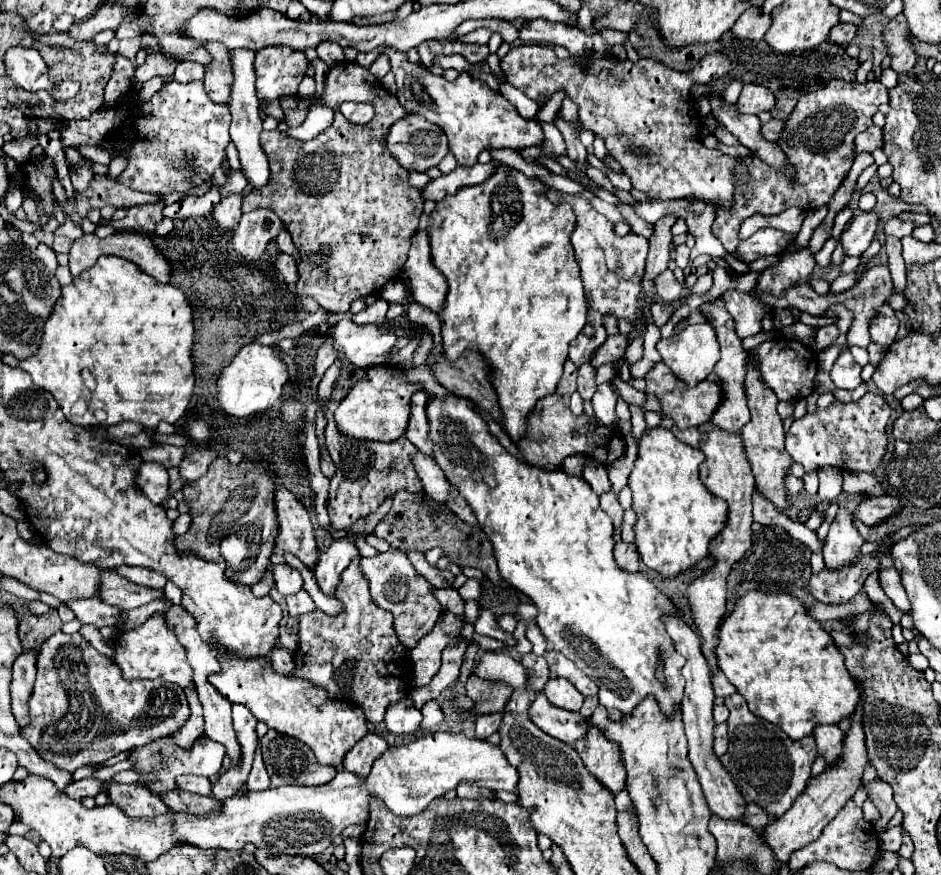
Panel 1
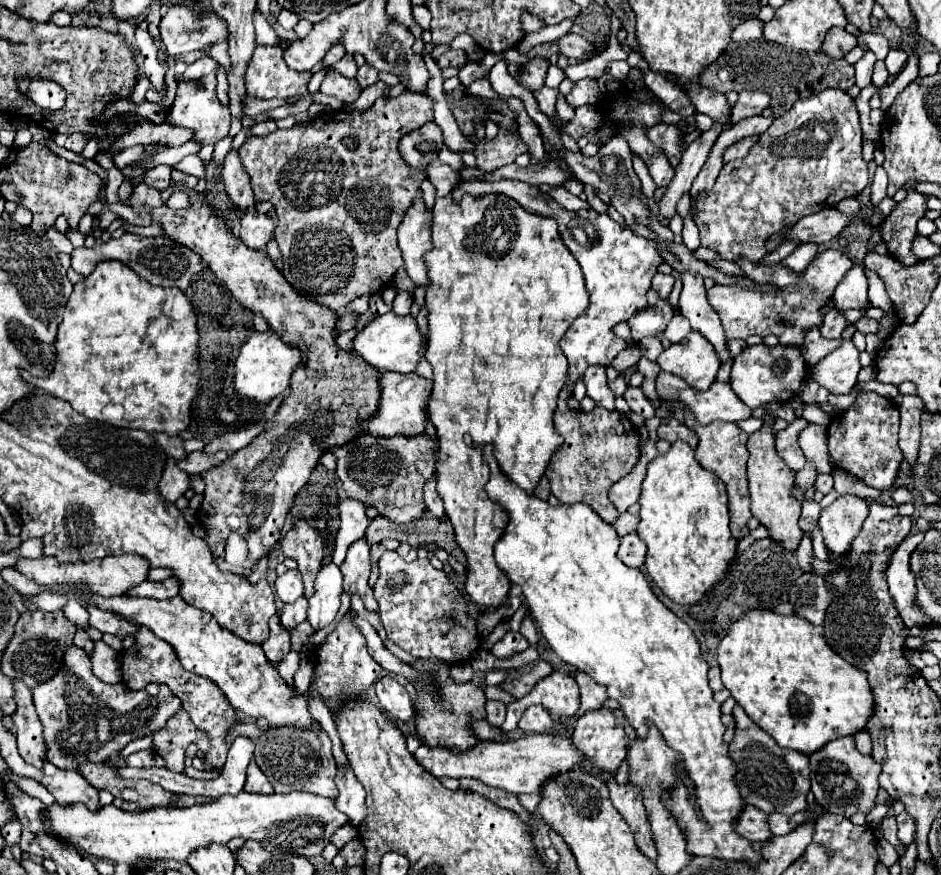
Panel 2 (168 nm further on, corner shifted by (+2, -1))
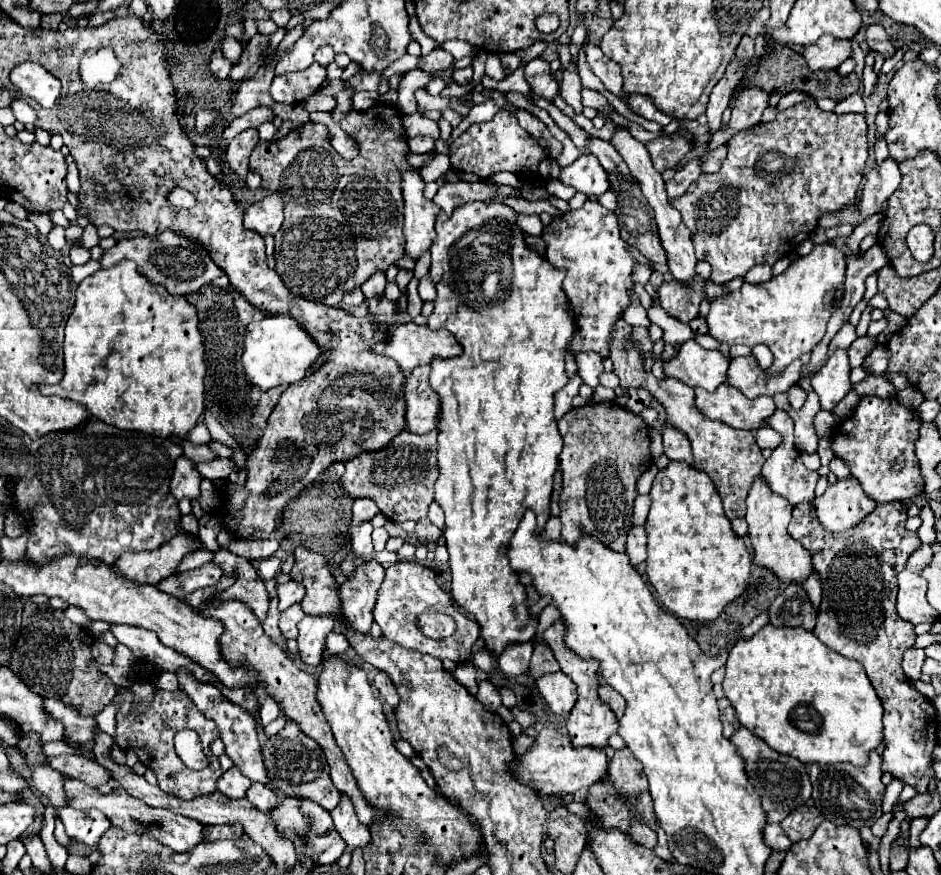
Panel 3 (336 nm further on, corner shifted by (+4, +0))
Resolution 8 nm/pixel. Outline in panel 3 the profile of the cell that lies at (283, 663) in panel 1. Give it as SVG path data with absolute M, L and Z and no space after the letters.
M272 596L272 598L270 598L268 616L266 616L266 620L262 622L262 626L264 626L264 632L266 632L266 634L268 634L272 640L278 640L278 638L280 638L278 618L280 618L280 612L278 612L278 598L276 598L276 596Z

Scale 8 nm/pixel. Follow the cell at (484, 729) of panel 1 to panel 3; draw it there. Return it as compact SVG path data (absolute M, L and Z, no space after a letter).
M488 680L478 682L478 694L476 694L476 698L478 698L478 700L482 702L482 706L484 706L486 710L490 710L490 712L496 712L496 710L502 706L502 698L500 698L498 688L496 688L492 682L488 682Z

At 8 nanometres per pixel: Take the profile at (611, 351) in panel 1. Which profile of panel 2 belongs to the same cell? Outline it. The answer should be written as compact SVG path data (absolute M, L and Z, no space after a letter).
M658 301L654 307L646 307L636 317L628 319L630 325L630 337L634 341L640 341L648 335L658 335L666 329L670 319L674 317L674 307L668 301Z

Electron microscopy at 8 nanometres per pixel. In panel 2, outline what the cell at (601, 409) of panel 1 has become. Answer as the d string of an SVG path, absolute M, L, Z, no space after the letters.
M592 365L592 369L588 369L588 373L584 373L584 383L586 383L586 389L588 389L588 397L598 407L614 411L614 393L608 387L604 367Z

